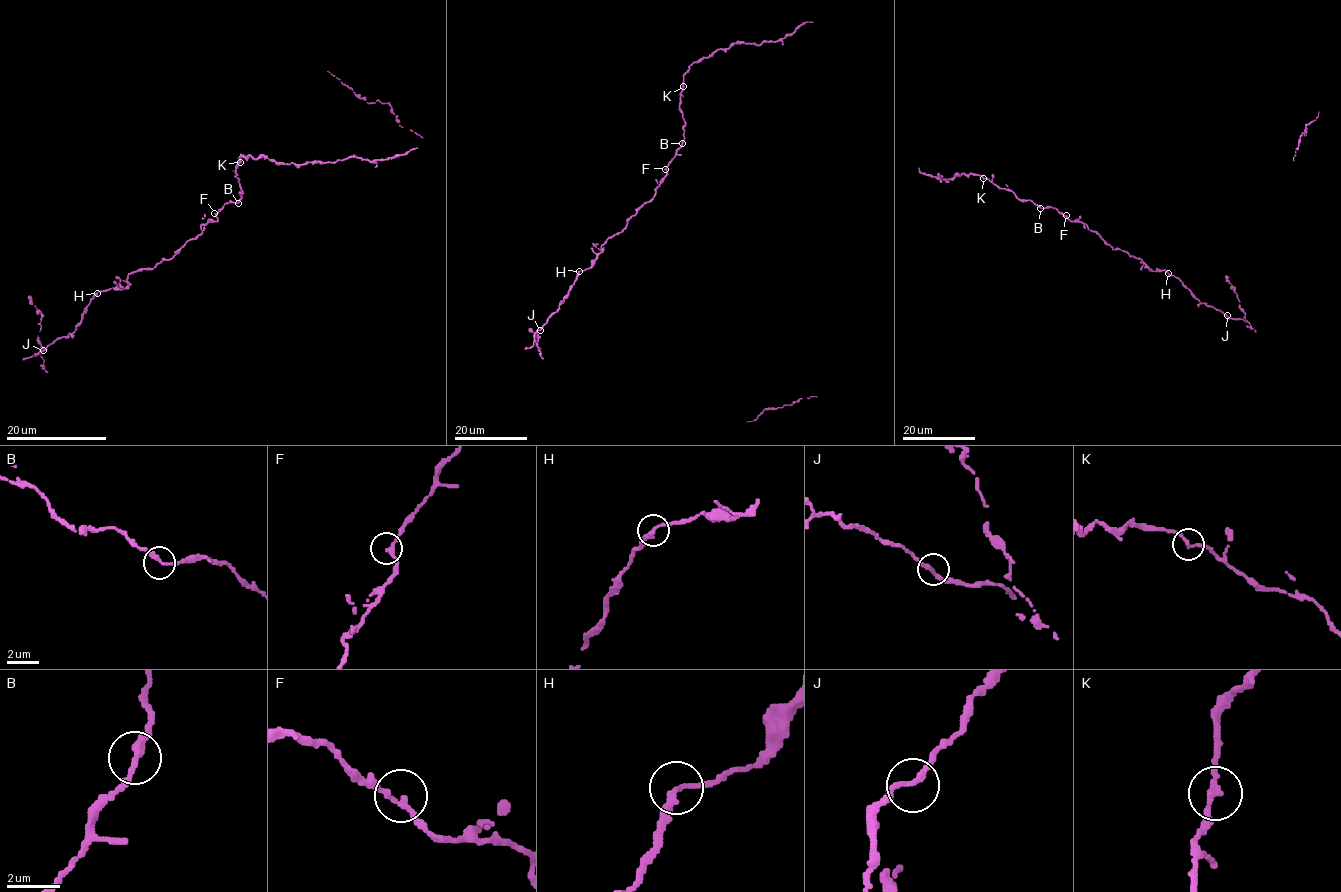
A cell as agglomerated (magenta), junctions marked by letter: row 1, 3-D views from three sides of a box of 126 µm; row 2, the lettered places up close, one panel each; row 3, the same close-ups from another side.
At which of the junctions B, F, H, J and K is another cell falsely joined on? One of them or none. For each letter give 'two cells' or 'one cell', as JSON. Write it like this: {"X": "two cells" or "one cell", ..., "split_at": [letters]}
{"B": "one cell", "F": "one cell", "H": "one cell", "J": "one cell", "K": "one cell", "split_at": []}

